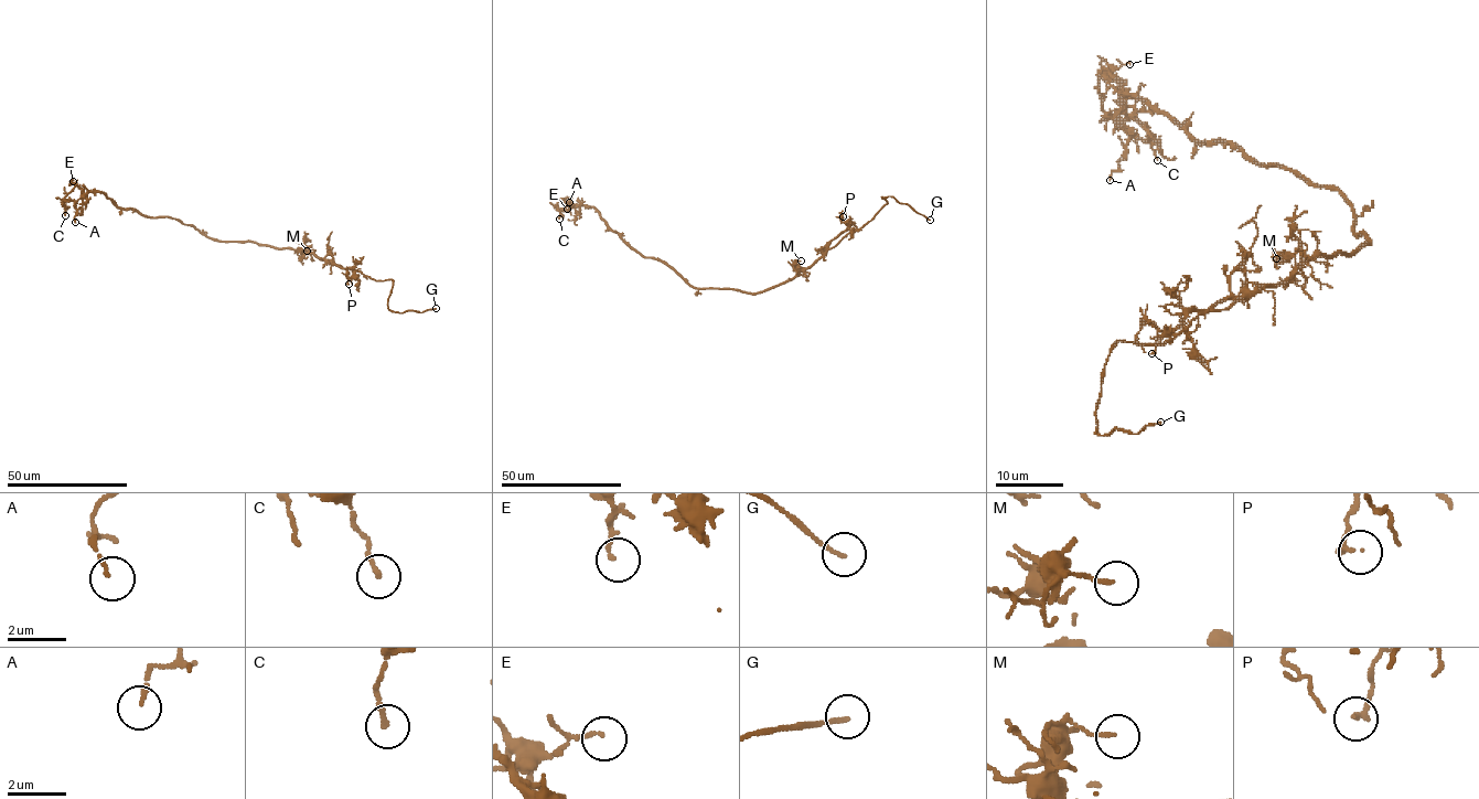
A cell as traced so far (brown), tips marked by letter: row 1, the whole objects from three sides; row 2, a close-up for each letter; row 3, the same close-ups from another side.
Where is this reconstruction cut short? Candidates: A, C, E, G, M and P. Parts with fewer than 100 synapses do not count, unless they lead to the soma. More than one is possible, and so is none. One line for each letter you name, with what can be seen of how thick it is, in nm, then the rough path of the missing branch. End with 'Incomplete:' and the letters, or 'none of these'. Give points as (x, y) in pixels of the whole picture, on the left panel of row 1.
G: 140 nm thick
Incomplete: G

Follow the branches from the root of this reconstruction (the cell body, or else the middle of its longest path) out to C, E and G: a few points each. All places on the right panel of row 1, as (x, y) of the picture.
C: (1363, 234), (1338, 190), (1225, 142), (1198, 142), (1154, 107), (1122, 98), (1103, 70), (1101, 107), (1157, 160)
E: (1363, 234), (1338, 190), (1225, 142), (1198, 142), (1154, 107), (1122, 98), (1107, 71), (1129, 64)
G: (1363, 234), (1358, 252), (1314, 255), (1175, 339), (1120, 340), (1094, 432), (1160, 422)

